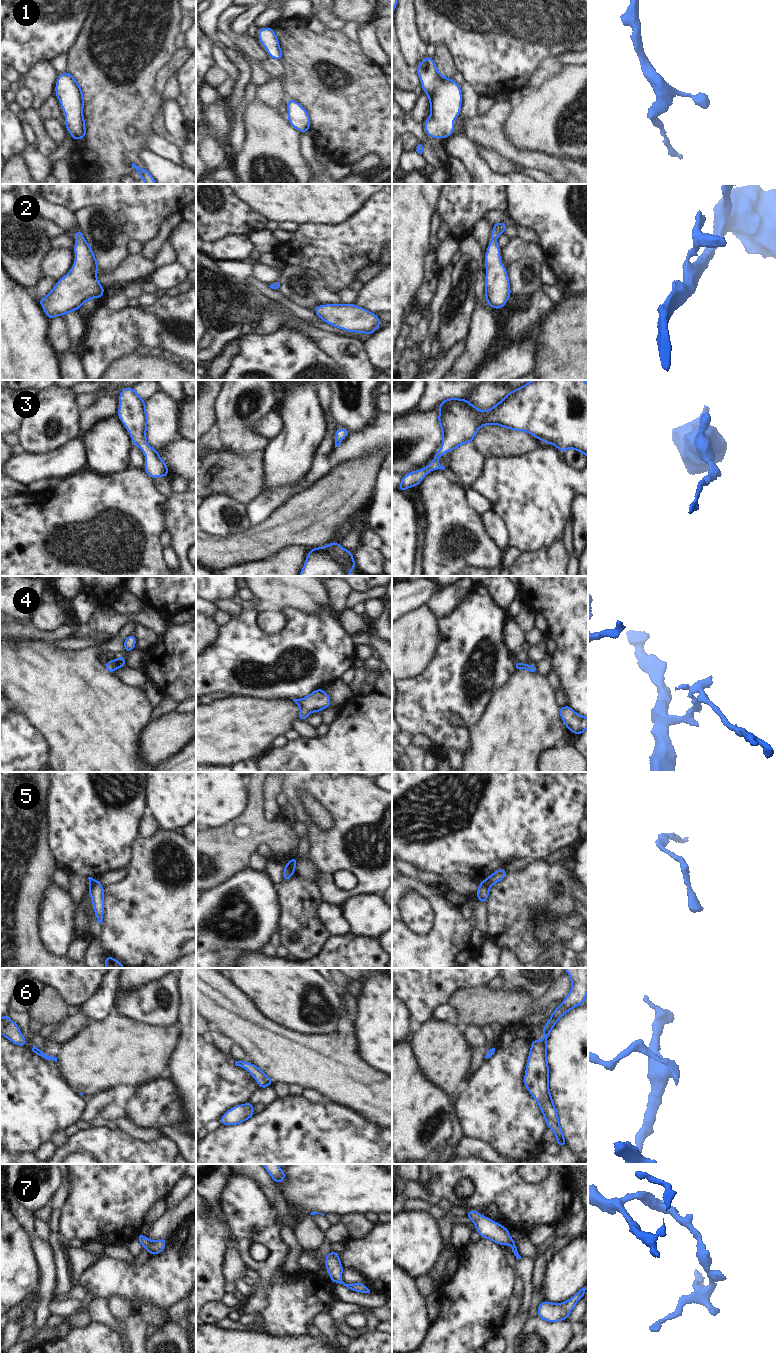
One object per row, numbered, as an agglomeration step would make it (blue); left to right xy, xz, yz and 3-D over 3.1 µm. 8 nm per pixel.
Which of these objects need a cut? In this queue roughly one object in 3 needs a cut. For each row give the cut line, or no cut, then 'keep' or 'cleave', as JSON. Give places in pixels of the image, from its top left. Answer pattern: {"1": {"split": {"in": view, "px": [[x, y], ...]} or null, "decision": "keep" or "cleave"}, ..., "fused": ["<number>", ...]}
{"1": {"split": null, "decision": "keep"}, "2": {"split": null, "decision": "keep"}, "3": {"split": null, "decision": "keep"}, "4": {"split": null, "decision": "keep"}, "5": {"split": {"in": "xz", "px": [[286, 864], [293, 871]]}, "decision": "cleave"}, "6": {"split": null, "decision": "keep"}, "7": {"split": null, "decision": "keep"}, "fused": ["5"]}

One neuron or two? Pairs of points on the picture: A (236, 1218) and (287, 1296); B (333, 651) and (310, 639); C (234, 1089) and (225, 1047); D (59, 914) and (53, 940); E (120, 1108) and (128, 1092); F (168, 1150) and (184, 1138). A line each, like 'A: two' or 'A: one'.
A: one
B: one
C: two
D: one
E: one
F: two

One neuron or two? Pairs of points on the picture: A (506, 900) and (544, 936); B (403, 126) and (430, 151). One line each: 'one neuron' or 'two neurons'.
A: two neurons
B: one neuron

